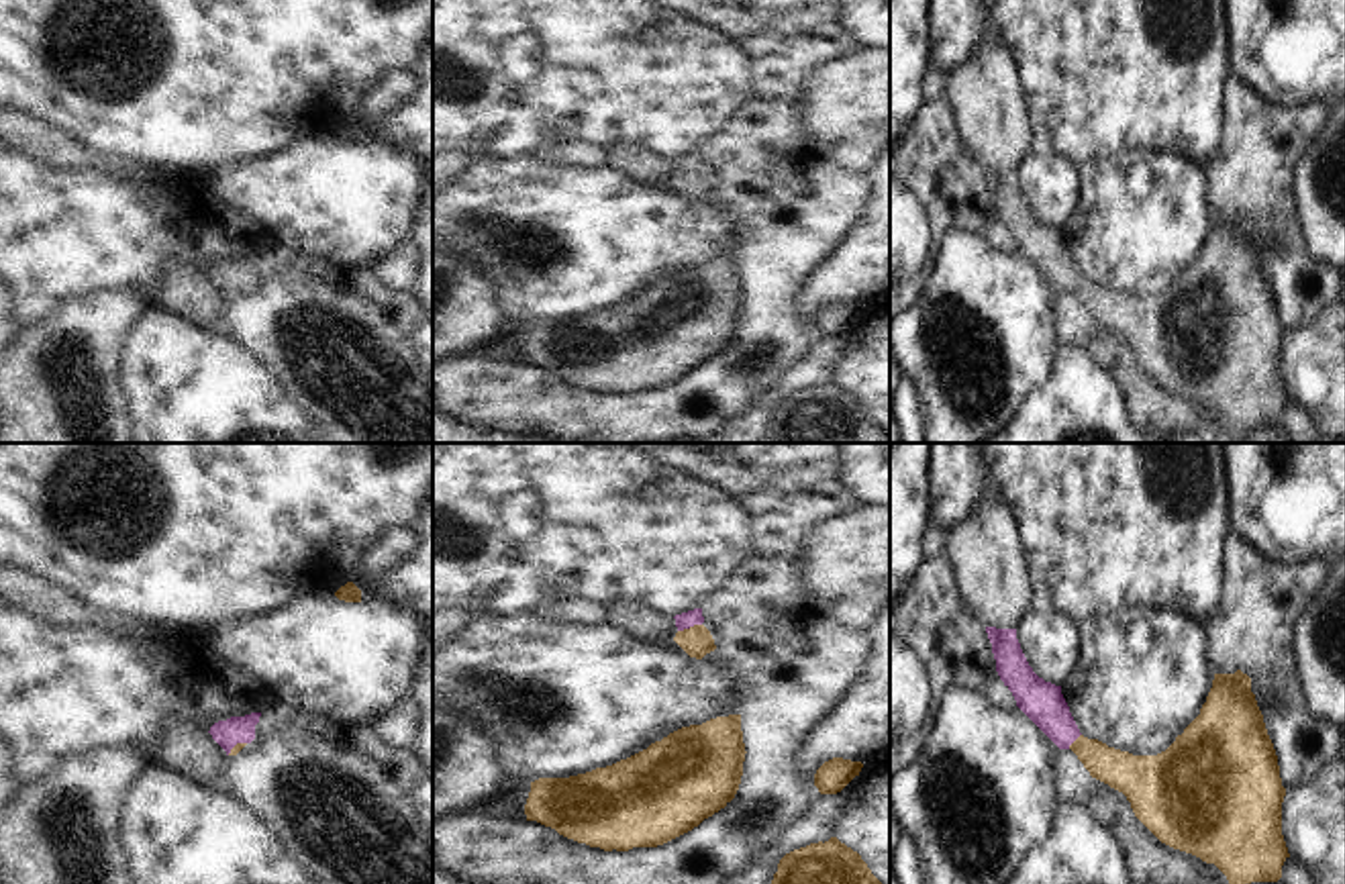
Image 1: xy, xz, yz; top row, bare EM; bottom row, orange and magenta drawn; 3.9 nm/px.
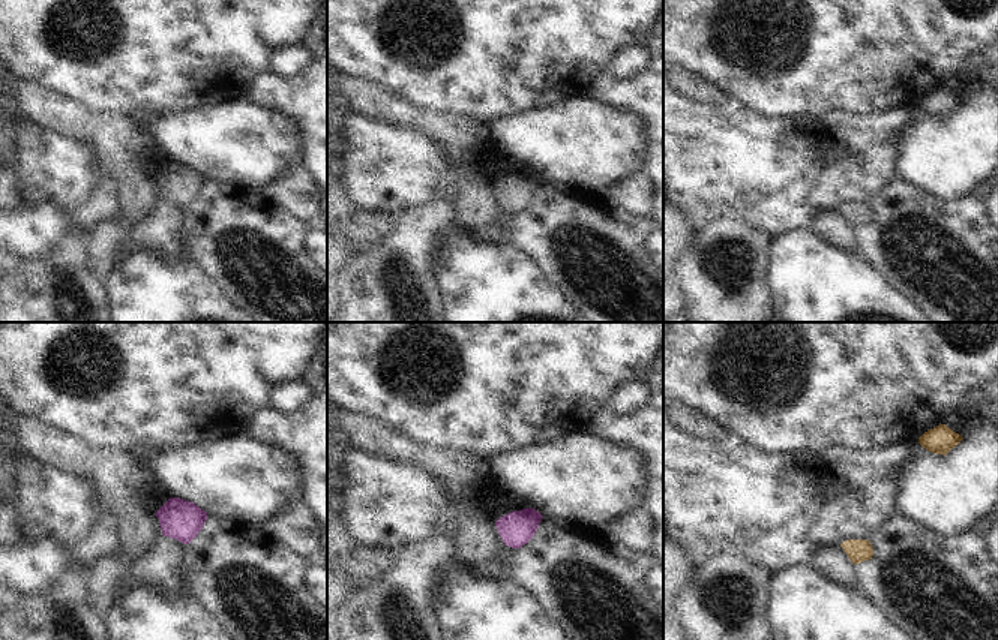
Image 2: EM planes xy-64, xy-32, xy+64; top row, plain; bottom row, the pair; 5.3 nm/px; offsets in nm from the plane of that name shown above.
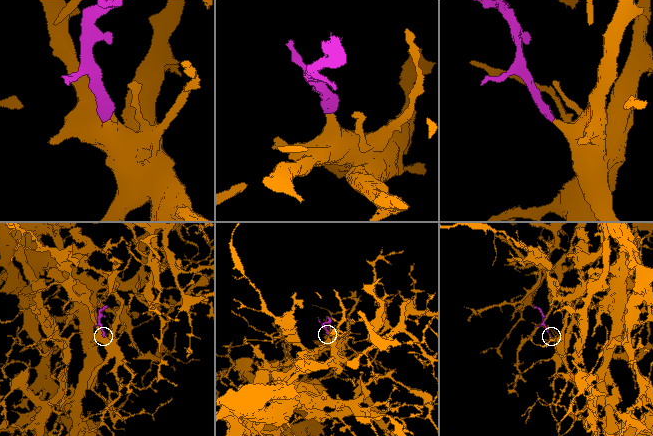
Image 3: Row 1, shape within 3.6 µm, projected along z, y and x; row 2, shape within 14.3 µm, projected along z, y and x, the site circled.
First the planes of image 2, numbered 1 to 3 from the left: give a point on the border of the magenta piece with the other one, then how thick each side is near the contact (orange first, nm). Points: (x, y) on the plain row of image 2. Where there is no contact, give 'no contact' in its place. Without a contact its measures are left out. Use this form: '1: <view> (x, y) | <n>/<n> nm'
1: no contact
2: no contact
3: no contact

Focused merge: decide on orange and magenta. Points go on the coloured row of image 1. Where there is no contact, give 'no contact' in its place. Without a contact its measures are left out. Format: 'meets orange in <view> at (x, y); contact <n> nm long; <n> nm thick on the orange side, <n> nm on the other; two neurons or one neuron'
meets orange in xz at (688, 629); contact 100 nm long; 120 nm thick on the orange side, 70 nm on the other; one neuron

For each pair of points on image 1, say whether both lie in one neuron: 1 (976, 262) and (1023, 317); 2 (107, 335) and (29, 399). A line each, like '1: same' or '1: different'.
1: same
2: same

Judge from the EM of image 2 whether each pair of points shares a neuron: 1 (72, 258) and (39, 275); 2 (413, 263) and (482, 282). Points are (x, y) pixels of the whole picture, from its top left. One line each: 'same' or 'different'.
1: same
2: different

